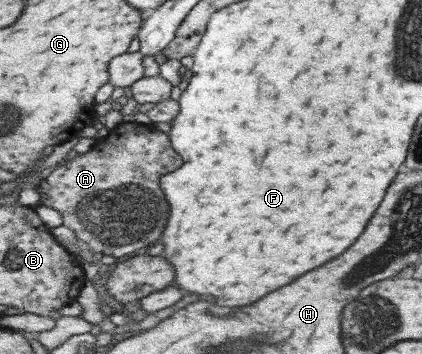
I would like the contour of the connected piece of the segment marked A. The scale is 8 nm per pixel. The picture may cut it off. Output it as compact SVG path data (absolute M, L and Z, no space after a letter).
M123 122L110 131L107 138L99 140L88 152L59 165L38 188L41 190L40 202L63 213L63 226L77 232L77 238L84 241L93 252L117 258L129 256L137 250L152 246L163 238L171 216L171 204L165 198L161 180L165 174L179 170L185 162L171 162L179 154L173 148L172 136L161 132L153 124Z

